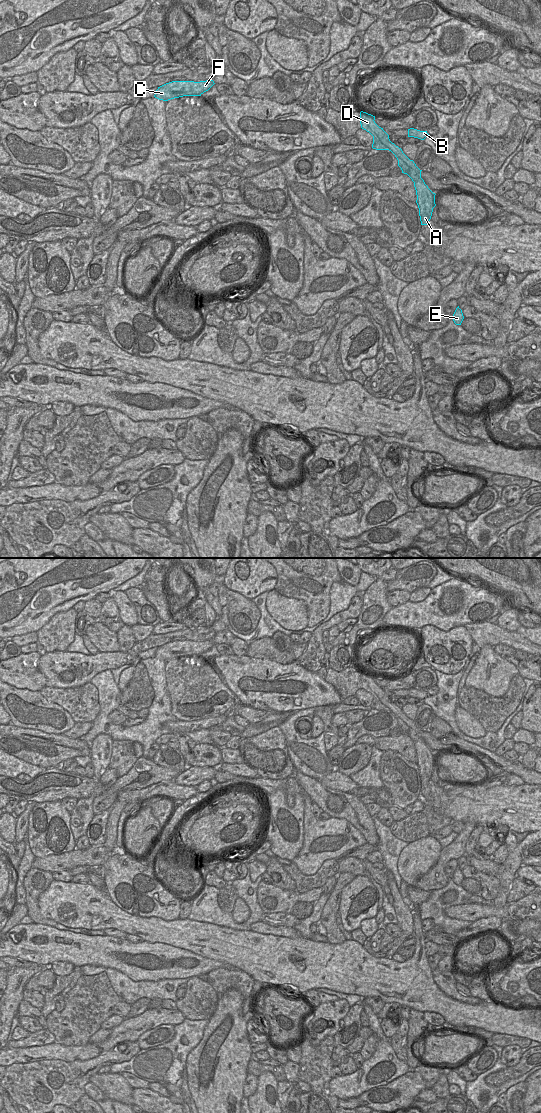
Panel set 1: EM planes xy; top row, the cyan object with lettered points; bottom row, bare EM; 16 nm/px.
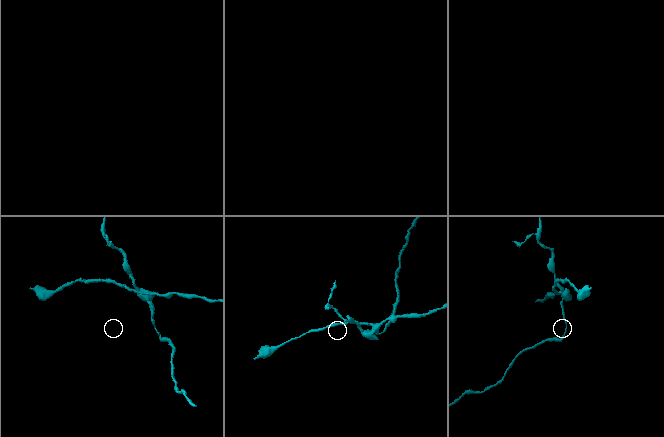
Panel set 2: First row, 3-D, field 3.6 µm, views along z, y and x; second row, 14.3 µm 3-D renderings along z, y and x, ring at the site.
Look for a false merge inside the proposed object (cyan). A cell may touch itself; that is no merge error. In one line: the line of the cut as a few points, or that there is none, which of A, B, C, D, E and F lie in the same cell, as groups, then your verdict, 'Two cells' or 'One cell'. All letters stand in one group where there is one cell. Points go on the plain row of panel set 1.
Split along xy (373, 697), (383, 703), (387, 709). Groups: A D E / B C F. Two cells

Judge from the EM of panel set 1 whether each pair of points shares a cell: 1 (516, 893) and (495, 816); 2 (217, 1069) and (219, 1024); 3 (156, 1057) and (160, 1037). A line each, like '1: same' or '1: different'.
1: different
2: same
3: different

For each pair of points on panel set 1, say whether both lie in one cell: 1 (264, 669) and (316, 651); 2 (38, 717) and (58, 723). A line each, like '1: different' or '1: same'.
1: different
2: same

